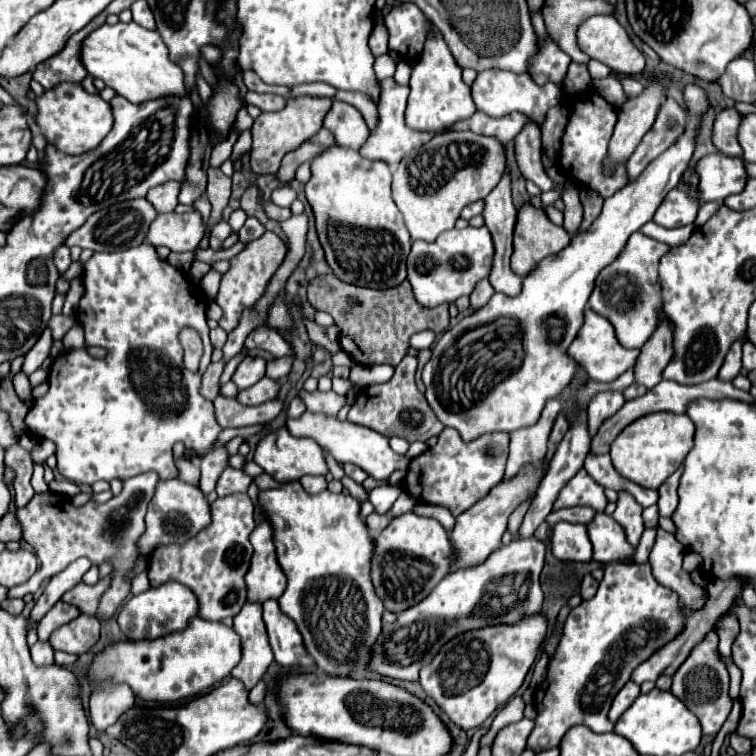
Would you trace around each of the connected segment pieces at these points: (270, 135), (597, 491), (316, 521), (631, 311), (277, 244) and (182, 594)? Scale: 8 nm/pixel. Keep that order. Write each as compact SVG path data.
M290 98L286 108L278 112L262 112L252 126L252 152L250 152L250 164L256 174L276 174L280 168L280 160L286 152L296 150L302 142L310 140L320 128L326 112L330 110L332 100L330 98Z
M582 468L560 490L560 494L558 494L552 510L572 508L572 506L594 506L596 512L604 512L606 504L608 504L608 500L604 496L604 488L600 484L596 484L588 476L588 472Z
M288 482L276 490L260 492L260 504L274 528L274 544L278 562L288 578L284 594L278 598L280 610L296 622L302 634L306 652L314 658L316 666L328 676L364 676L370 664L372 646L382 632L384 606L374 590L370 578L370 560L374 554L372 534L364 518L360 518L360 504L352 496L332 494L306 494L298 482Z
M634 232L618 254L618 258L608 264L596 278L588 306L610 320L616 330L616 338L624 348L642 348L646 340L658 328L658 318L662 312L662 286L658 278L658 264L668 254L670 246L654 238Z
M262 234L260 238L248 242L244 246L244 250L230 260L232 268L222 276L220 290L218 290L218 296L216 296L216 302L224 310L224 318L220 320L220 326L226 332L236 328L242 310L252 306L256 302L256 298L260 298L260 294L264 294L264 284L268 284L268 278L276 272L276 266L280 266L280 262L284 260L284 254L286 254L286 244L282 242L280 236Z
M168 582L158 588L150 588L138 596L132 596L118 614L120 630L130 640L156 640L172 632L180 632L188 626L190 618L198 614L198 598L180 582Z

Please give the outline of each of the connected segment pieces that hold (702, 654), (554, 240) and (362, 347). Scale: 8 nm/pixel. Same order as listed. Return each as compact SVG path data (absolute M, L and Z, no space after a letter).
M710 630L704 642L700 642L700 646L696 646L696 650L692 650L686 662L678 668L672 680L672 690L670 690L700 720L704 736L718 734L718 730L722 728L724 720L728 718L732 710L732 700L728 696L728 684L730 684L728 670L726 670L726 664L718 658L716 650L718 650L718 634Z
M526 204L518 210L512 270L518 276L526 278L526 274L530 274L536 268L536 262L560 252L568 244L570 236L562 226L552 224L540 208Z
M334 274L316 276L308 284L308 302L316 310L324 310L334 318L340 328L340 348L362 366L390 364L396 366L410 348L410 336L422 330L444 332L448 328L448 304L426 308L416 302L412 286L404 280L400 286L390 290L372 290L346 284Z

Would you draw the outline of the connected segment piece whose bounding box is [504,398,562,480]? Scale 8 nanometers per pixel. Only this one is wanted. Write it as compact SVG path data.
M554 398L552 402L548 402L540 420L534 426L512 432L510 456L508 456L504 480L518 476L518 472L528 464L530 466L540 466L540 462L544 460L544 454L546 454L550 430L554 426L554 420L556 420L560 408L562 408L560 398Z

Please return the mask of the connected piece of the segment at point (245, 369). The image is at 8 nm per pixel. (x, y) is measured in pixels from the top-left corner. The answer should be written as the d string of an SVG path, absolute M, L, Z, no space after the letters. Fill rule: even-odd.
M248 356L240 362L232 380L236 382L236 386L240 390L244 390L244 388L250 388L252 384L256 384L260 378L264 378L264 374L266 374L266 360L260 356Z

